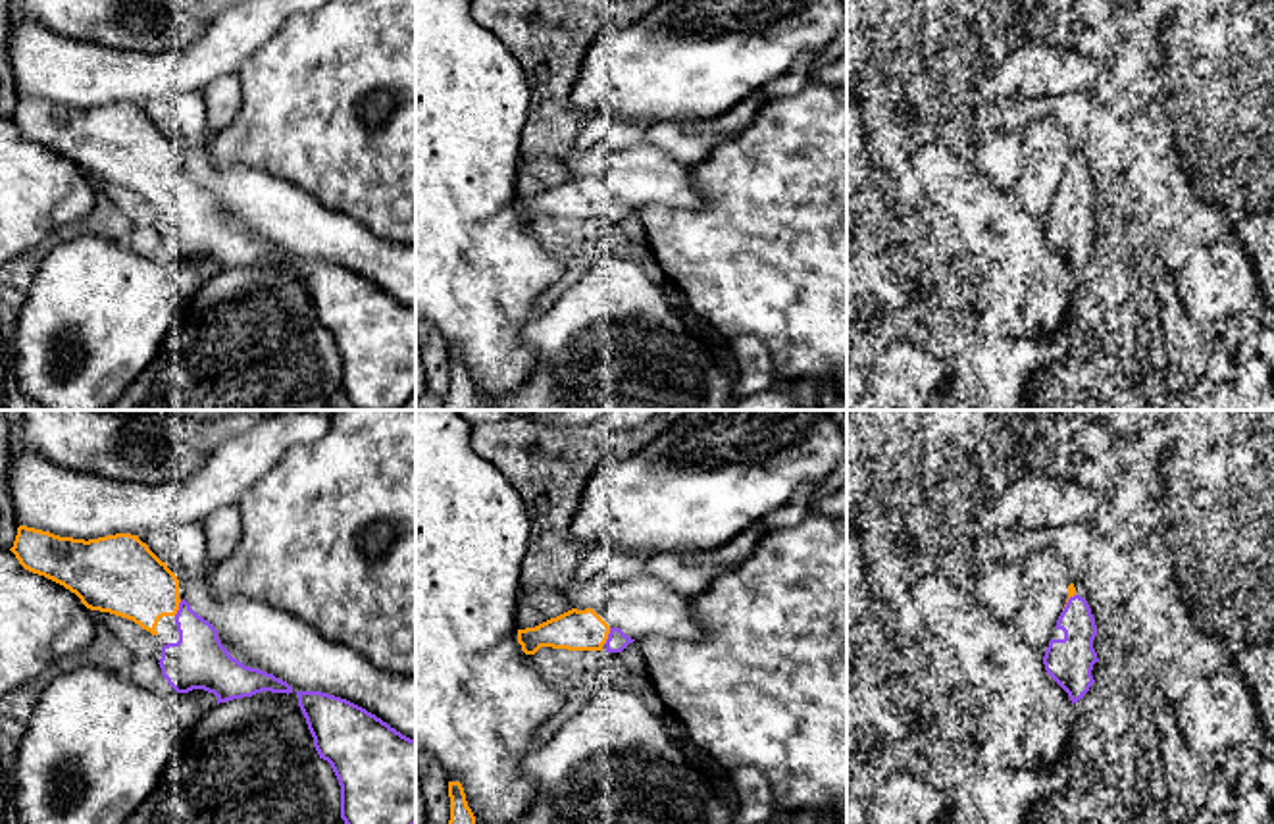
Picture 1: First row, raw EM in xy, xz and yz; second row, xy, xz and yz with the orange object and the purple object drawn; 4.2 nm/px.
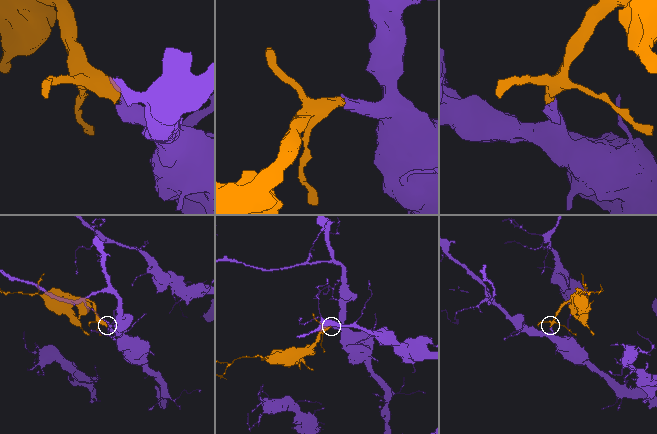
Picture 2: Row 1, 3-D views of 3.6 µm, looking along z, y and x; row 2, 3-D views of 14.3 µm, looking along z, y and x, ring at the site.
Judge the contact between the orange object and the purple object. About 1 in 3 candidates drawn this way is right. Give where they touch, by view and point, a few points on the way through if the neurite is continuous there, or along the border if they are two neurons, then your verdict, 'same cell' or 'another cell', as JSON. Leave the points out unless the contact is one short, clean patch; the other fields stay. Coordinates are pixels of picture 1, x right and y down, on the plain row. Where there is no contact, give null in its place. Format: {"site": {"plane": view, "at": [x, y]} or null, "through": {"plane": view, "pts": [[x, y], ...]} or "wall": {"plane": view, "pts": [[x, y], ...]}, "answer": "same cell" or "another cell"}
{"site": {"plane": "xz", "at": [607, 205]}, "answer": "same cell"}

